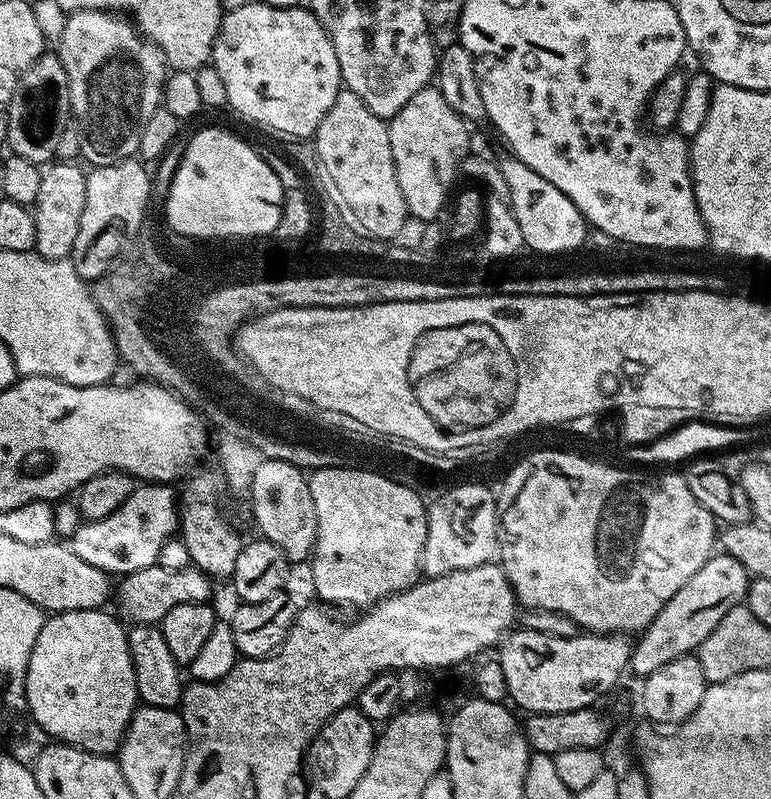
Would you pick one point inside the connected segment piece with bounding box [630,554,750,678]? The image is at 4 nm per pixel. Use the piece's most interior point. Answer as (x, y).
(679, 629)

